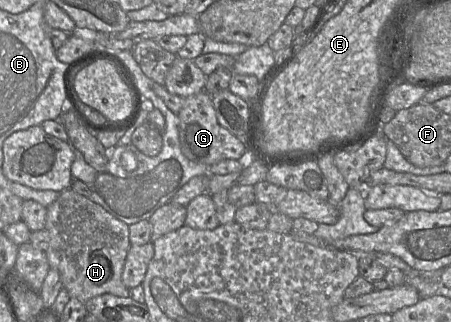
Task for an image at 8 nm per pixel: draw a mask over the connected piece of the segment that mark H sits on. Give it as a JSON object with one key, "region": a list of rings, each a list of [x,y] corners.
{"region":[[[71,188],[47,206],[45,229],[50,235],[46,256],[50,268],[59,272],[62,286],[70,297],[82,303],[105,293],[129,297],[122,272],[131,246],[129,225],[117,219],[101,205]]]}

